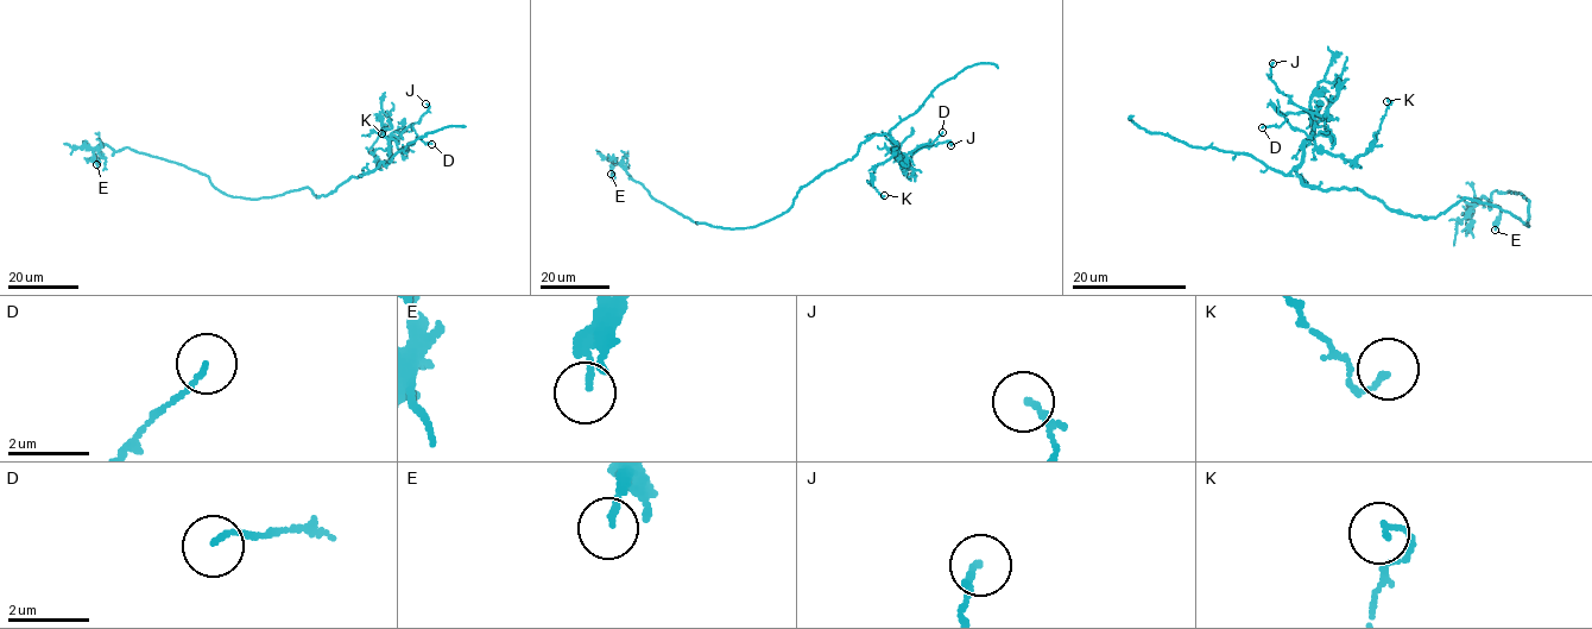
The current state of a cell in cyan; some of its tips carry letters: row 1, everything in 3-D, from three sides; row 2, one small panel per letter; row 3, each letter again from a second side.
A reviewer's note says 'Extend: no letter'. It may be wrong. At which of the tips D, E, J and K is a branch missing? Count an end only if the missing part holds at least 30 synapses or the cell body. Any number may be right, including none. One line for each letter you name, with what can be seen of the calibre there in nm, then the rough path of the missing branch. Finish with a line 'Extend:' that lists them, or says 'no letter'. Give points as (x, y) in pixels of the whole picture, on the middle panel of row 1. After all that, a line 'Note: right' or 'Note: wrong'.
Extend: no letter
Note: right

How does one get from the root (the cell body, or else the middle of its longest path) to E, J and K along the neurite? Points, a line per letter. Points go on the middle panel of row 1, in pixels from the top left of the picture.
E: (782, 213), (750, 227), (722, 228), (697, 224), (655, 200), (614, 162), (613, 180), (611, 174)
J: (782, 213), (802, 187), (852, 159), (875, 134), (886, 133), (898, 144), (903, 163), (923, 148), (951, 145)
K: (782, 213), (802, 187), (852, 159), (861, 143), (885, 133), (897, 150), (867, 182), (884, 195)

